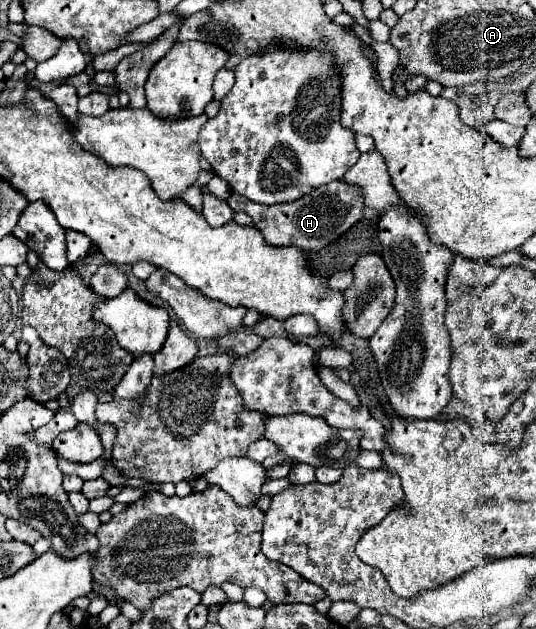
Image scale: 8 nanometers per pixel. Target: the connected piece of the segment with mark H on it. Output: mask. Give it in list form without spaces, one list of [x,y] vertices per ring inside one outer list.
[[[343,180],[319,186],[317,190],[311,190],[309,194],[301,196],[295,202],[285,204],[255,204],[247,198],[241,198],[241,194],[231,194],[227,200],[233,210],[247,212],[253,218],[253,224],[263,232],[265,240],[273,246],[299,246],[303,250],[321,250],[333,240],[337,240],[341,234],[345,234],[353,224],[357,224],[363,218],[365,212],[365,198],[361,194],[359,186],[349,186]]]

